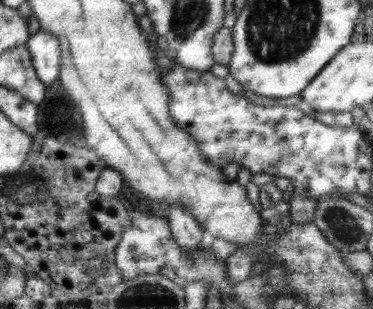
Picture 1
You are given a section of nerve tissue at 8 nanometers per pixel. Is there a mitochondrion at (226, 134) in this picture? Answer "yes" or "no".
yes

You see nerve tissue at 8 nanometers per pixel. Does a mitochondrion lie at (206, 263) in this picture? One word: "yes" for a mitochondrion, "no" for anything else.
yes

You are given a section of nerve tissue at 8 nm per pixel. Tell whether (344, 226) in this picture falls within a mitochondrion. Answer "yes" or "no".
yes

